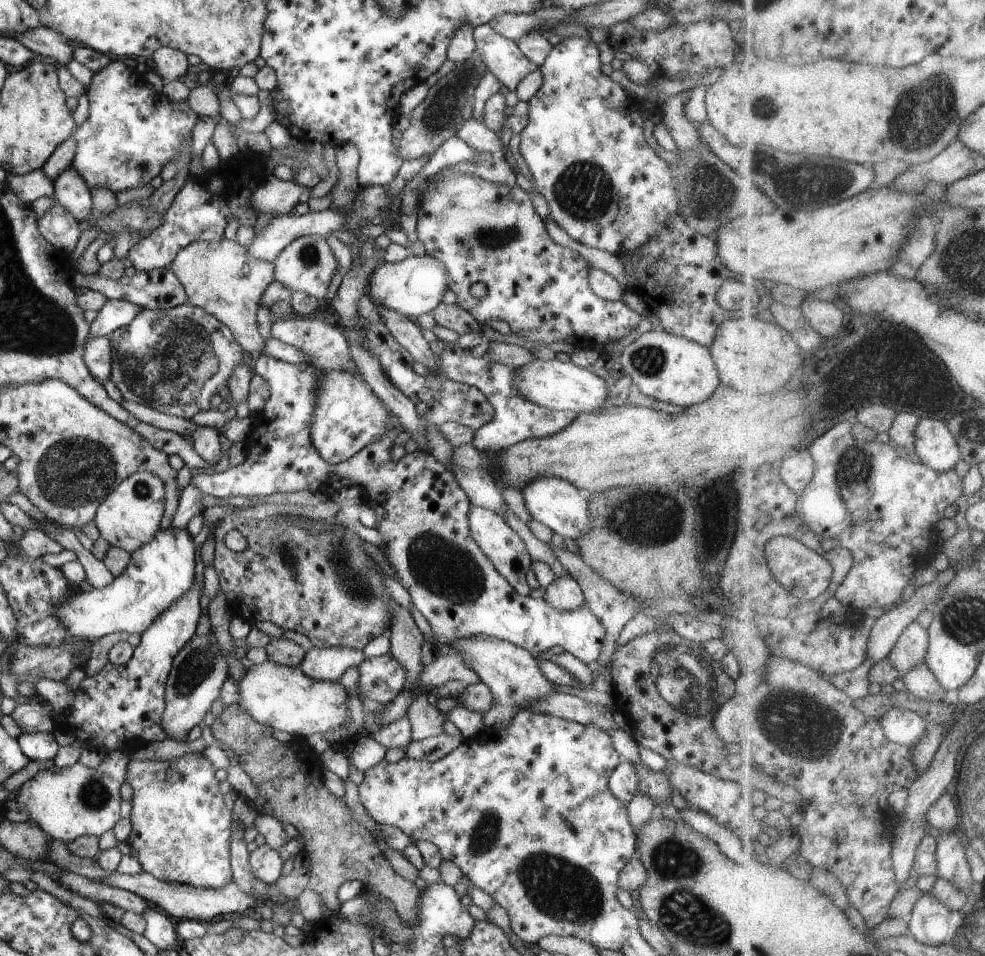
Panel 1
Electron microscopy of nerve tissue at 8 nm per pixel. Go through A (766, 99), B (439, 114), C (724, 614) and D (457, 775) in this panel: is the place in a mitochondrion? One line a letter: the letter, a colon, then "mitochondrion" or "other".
A: mitochondrion
B: mitochondrion
C: other
D: other

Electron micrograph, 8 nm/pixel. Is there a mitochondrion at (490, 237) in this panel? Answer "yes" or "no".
yes

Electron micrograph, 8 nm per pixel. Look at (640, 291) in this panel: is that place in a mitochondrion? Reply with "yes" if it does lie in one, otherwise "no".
no

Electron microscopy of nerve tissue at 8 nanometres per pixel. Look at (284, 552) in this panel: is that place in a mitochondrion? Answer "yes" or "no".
yes

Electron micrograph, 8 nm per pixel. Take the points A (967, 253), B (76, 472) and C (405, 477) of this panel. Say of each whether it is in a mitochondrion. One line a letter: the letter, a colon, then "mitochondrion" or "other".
A: mitochondrion
B: mitochondrion
C: other

